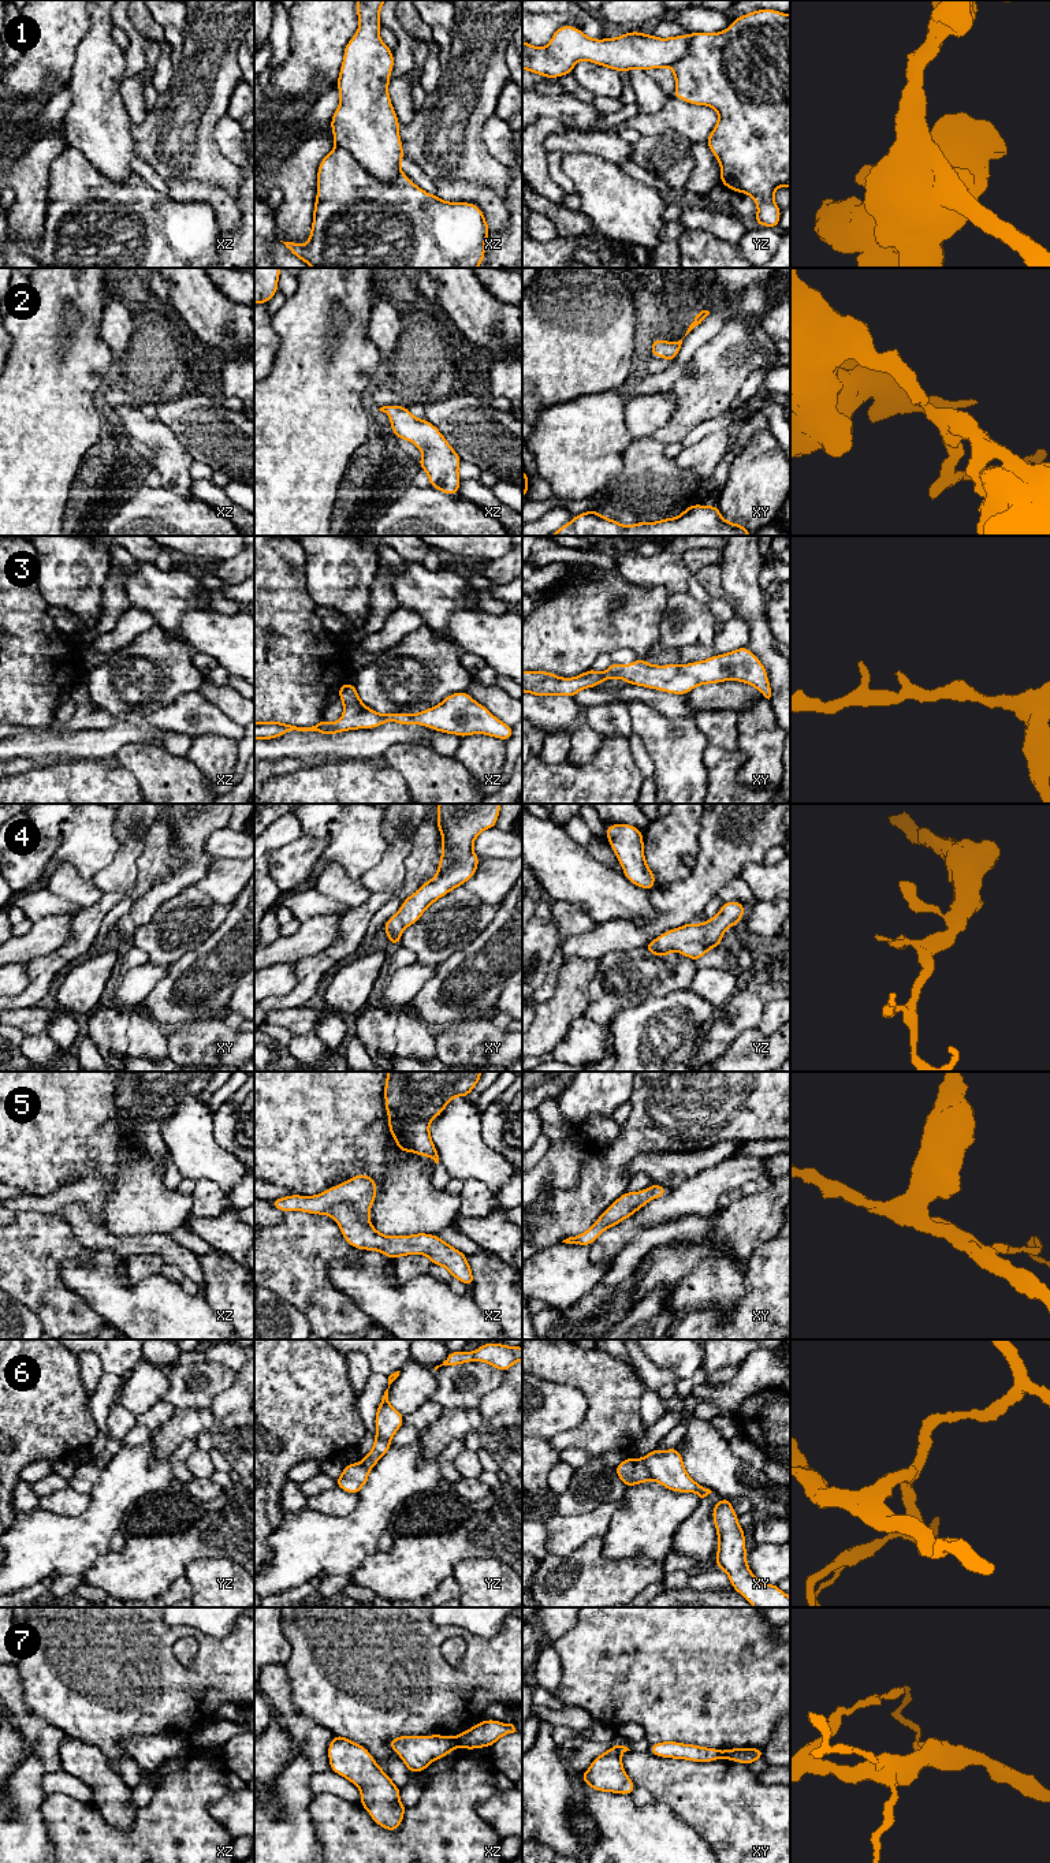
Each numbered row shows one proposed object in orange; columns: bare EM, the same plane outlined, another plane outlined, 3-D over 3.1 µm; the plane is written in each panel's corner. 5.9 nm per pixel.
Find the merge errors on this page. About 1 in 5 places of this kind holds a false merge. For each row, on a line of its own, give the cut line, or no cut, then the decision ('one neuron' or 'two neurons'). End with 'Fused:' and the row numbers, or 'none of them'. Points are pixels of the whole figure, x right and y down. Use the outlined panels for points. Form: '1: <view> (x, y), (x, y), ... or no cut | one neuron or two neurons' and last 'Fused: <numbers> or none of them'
1: xz (337, 146), (347, 151), (383, 181), (393, 181), (402, 174) | two neurons
2: no cut | one neuron
3: no cut | one neuron
4: no cut | one neuron
5: no cut | one neuron
6: xy (641, 1460), (652, 1478) | two neurons
7: xz (454, 1739), (457, 1746) | two neurons
Fused: 1, 6, 7

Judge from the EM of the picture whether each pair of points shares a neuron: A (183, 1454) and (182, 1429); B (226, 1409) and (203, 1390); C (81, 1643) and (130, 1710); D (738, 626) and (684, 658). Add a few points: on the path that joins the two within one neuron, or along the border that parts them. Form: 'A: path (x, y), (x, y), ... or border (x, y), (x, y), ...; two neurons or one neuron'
A: border (194, 1438), (186, 1438), (170, 1456); two neurons
B: border (234, 1375), (234, 1381), (216, 1396), (209, 1407); two neurons
C: path (97, 1660), (130, 1694); one neuron
D: path (725, 640), (714, 649), (697, 652); one neuron

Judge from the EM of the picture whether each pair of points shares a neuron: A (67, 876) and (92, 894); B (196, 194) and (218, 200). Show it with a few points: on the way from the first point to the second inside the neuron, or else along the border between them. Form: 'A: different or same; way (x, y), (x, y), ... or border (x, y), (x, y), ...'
A: same; way (73, 882), (86, 893)
B: same; way (201, 194), (212, 194)

